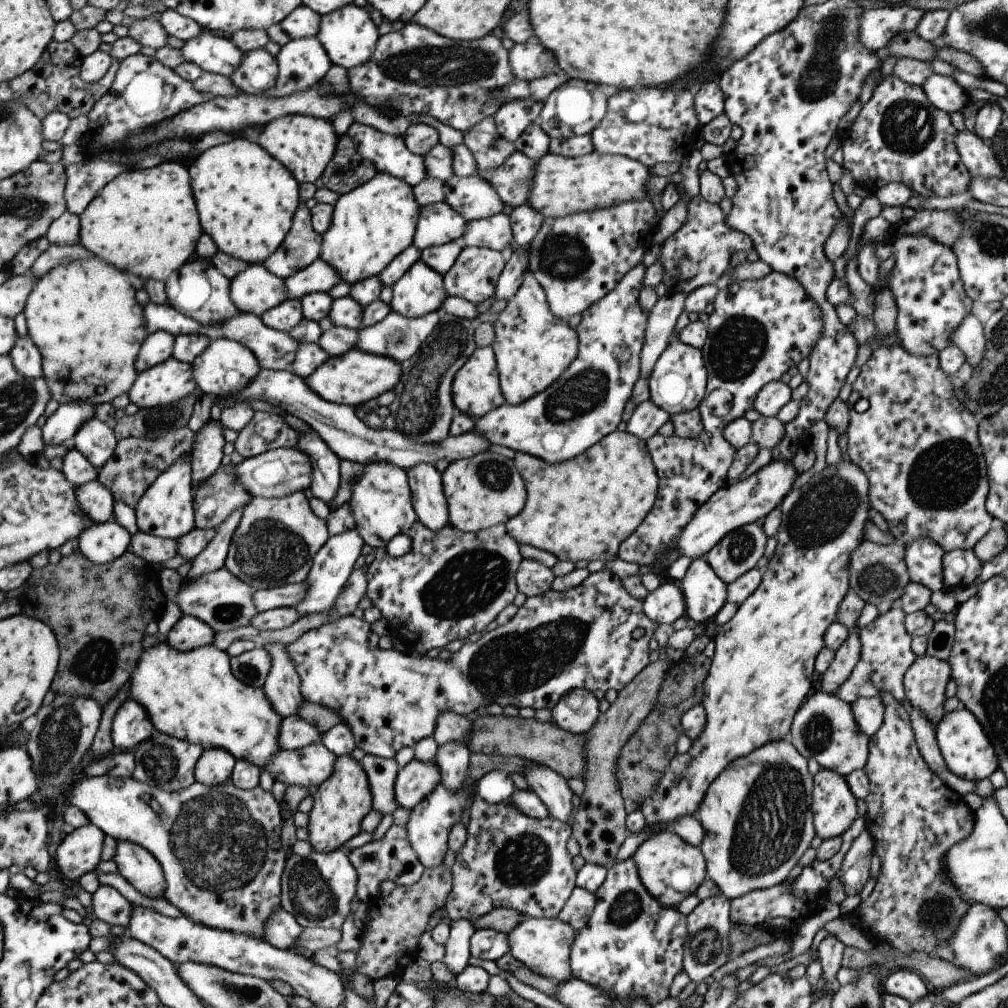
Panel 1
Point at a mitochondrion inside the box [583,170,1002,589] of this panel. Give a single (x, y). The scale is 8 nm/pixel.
(945, 477)

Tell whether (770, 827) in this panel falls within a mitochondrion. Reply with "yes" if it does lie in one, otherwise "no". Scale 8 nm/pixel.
yes

